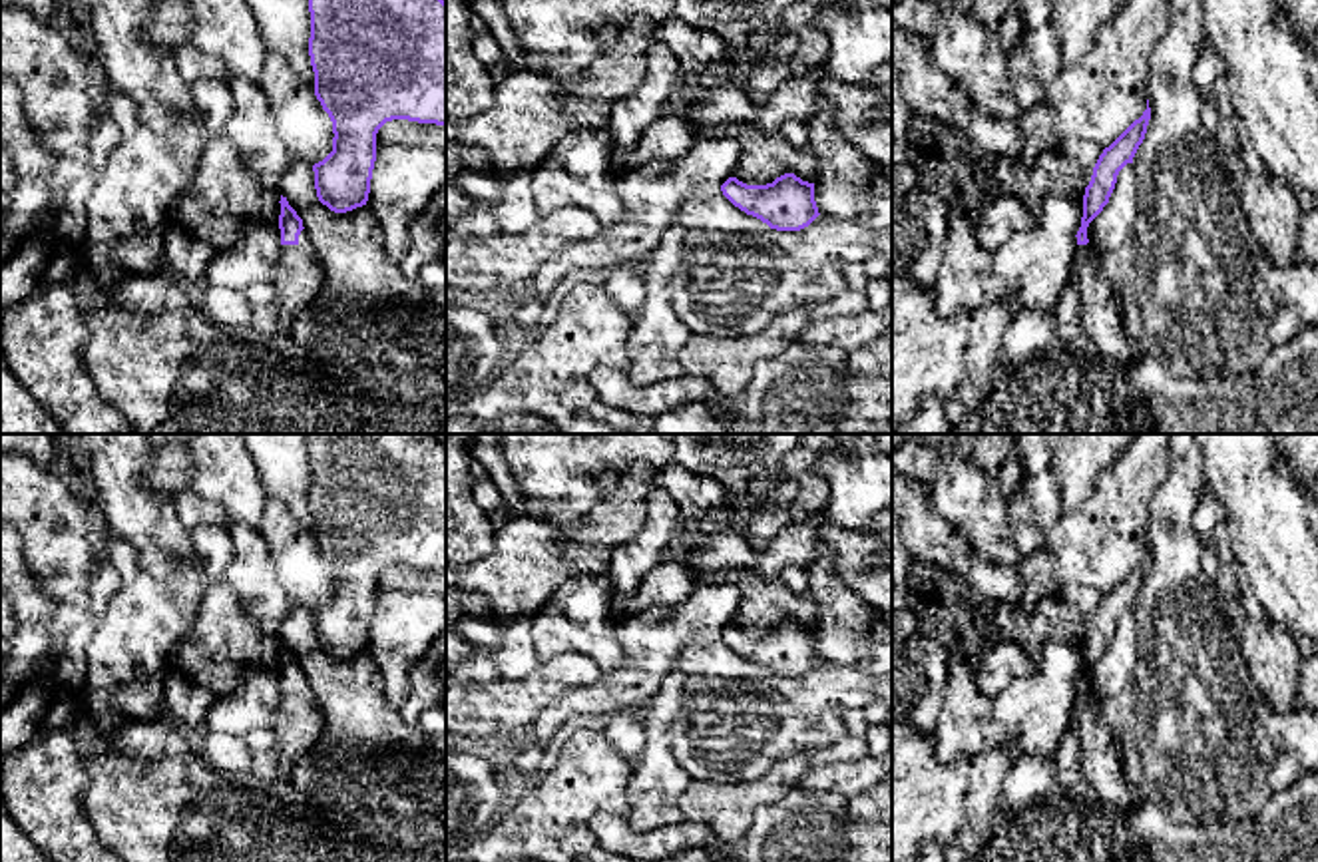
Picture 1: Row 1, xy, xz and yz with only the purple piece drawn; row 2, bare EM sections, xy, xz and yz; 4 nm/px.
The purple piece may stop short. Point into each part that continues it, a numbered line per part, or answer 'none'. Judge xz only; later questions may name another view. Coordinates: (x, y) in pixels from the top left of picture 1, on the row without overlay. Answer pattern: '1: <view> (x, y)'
none

